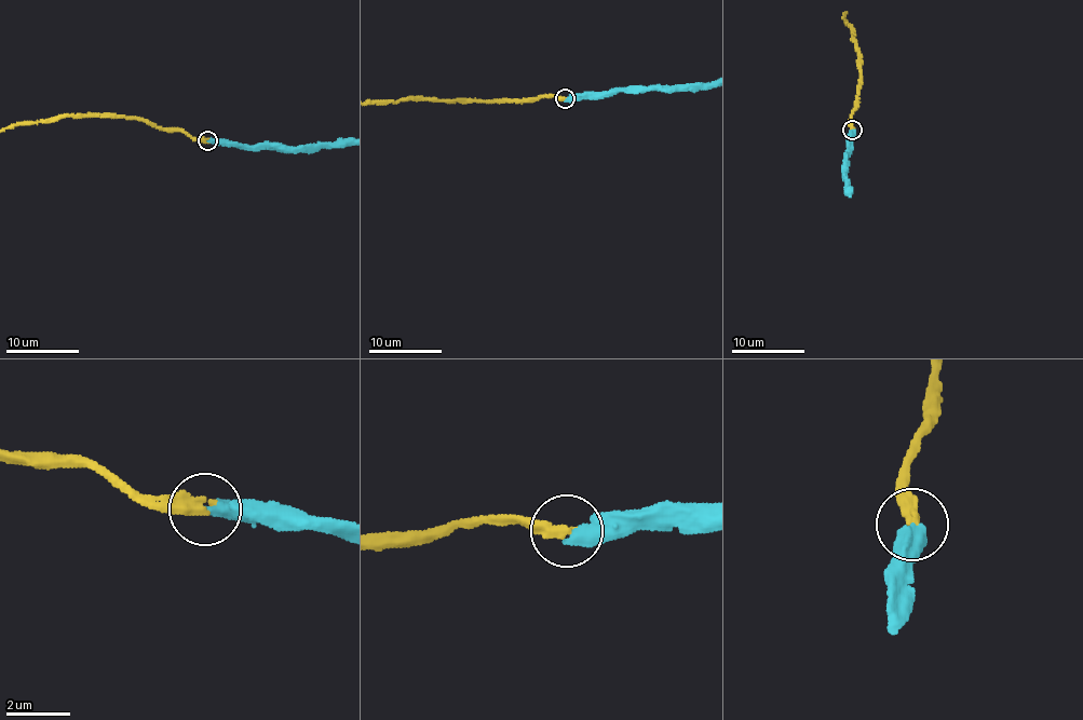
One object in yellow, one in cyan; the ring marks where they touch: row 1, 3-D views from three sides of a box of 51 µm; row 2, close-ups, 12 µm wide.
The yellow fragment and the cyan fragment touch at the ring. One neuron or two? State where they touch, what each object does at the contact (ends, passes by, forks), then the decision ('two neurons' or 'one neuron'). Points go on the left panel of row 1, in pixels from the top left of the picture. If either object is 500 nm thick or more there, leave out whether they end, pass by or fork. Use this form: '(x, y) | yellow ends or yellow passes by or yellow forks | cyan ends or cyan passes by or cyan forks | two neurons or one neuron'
(207, 140) | yellow ends | cyan ends | two neurons

